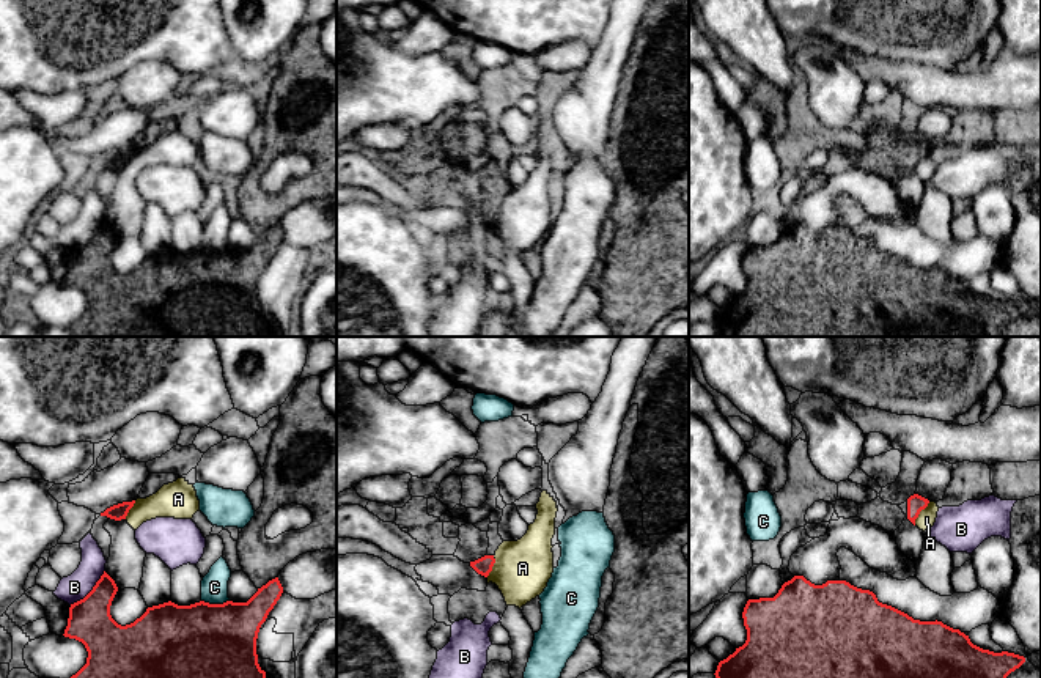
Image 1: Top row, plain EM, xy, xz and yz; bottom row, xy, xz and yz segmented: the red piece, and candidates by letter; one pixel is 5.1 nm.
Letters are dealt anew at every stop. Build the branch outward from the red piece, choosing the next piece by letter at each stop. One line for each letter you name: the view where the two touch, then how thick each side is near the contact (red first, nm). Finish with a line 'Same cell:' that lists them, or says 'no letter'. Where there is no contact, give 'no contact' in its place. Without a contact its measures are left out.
Same cell: no letter

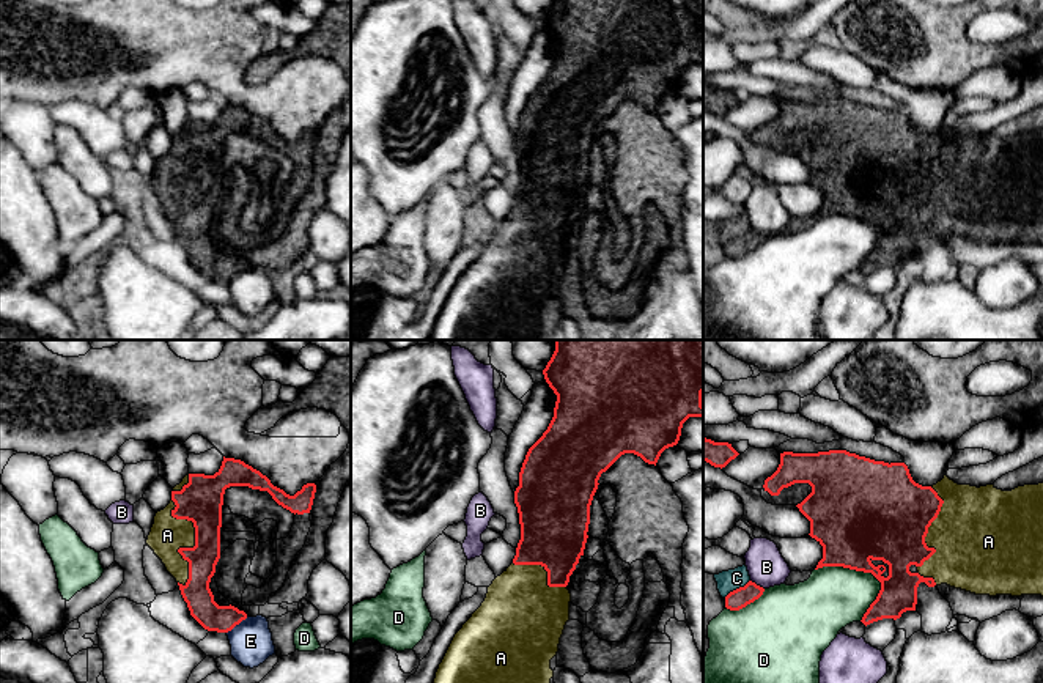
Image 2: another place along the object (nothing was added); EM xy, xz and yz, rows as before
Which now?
A: contact in xy; calibres 220 and 180 nm
Same cell: A

